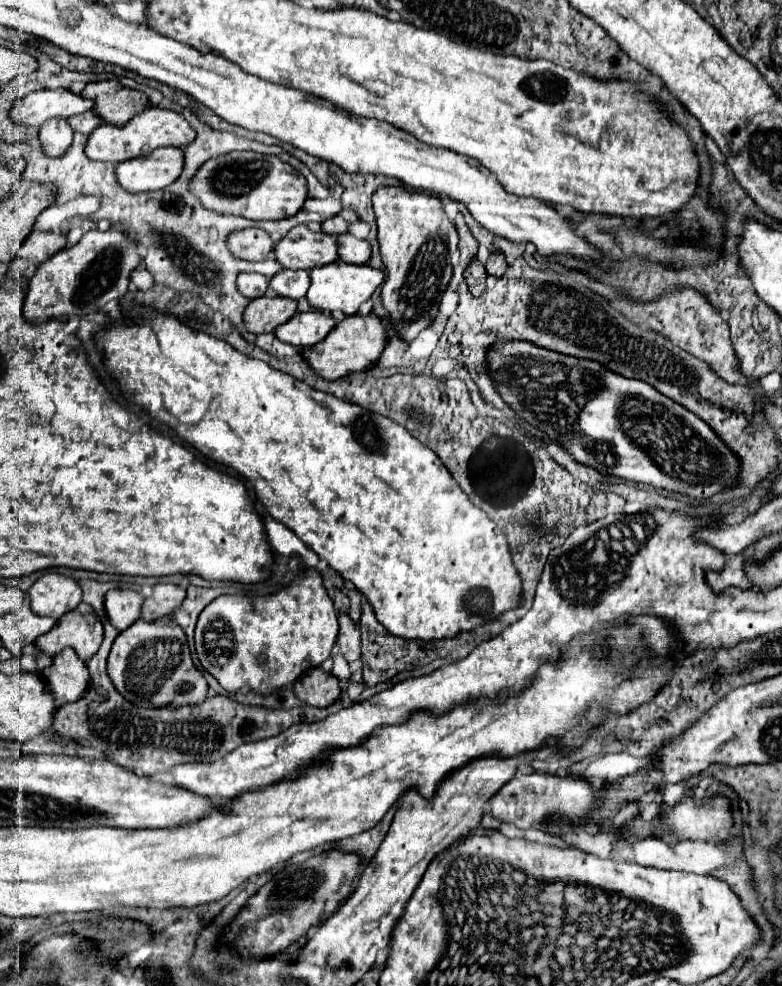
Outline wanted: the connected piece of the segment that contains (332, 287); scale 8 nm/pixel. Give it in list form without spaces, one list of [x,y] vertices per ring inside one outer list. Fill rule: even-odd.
[[[343,261],[323,265],[321,269],[311,269],[309,275],[311,287],[307,291],[307,299],[311,307],[319,311],[341,311],[345,315],[355,315],[359,311],[359,305],[365,303],[385,279],[385,273],[381,269],[373,269],[369,265],[349,265]]]

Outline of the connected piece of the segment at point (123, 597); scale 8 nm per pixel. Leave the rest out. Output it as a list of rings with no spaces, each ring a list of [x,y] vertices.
[[[111,589],[105,595],[105,611],[115,629],[125,631],[141,615],[143,595],[129,589]]]

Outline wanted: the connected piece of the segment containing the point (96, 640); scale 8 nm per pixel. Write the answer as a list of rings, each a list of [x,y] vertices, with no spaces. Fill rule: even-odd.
[[[81,603],[77,605],[77,609],[63,615],[49,633],[37,637],[35,645],[51,657],[61,653],[65,647],[71,647],[83,661],[87,661],[97,653],[101,641],[103,641],[101,621],[97,619],[89,605]]]

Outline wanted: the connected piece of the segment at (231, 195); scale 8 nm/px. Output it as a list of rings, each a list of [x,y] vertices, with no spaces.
[[[241,151],[241,153],[227,153],[217,159],[207,161],[197,171],[191,183],[191,191],[201,199],[201,203],[207,209],[213,209],[217,213],[235,213],[235,215],[255,219],[255,221],[261,221],[261,219],[277,221],[277,219],[287,219],[303,209],[303,203],[307,199],[307,181],[301,173],[297,173],[289,163],[283,163],[279,157]]]

